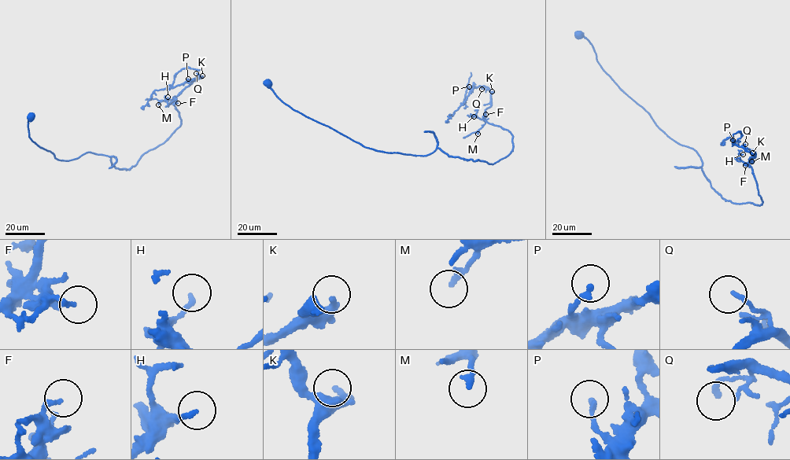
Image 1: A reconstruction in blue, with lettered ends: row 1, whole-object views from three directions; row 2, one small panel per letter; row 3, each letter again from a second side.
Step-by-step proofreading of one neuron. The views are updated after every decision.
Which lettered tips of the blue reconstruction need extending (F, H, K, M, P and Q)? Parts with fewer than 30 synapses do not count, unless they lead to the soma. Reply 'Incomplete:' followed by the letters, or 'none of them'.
Incomplete: none of them

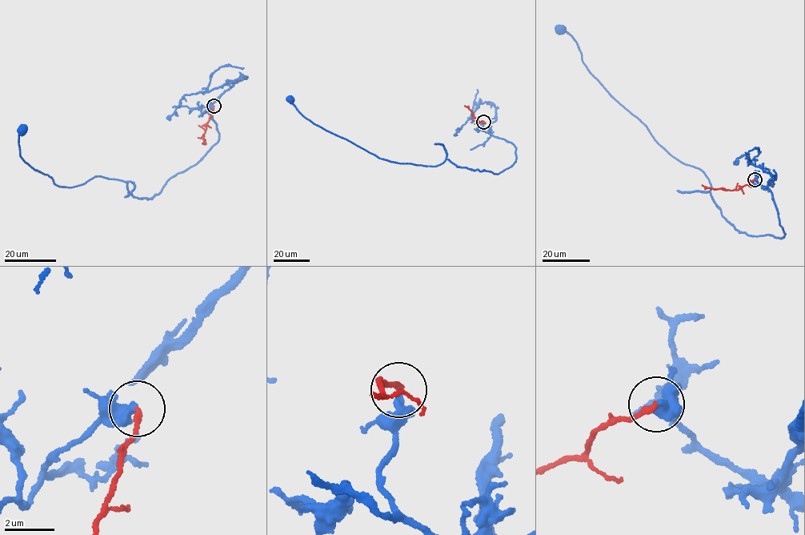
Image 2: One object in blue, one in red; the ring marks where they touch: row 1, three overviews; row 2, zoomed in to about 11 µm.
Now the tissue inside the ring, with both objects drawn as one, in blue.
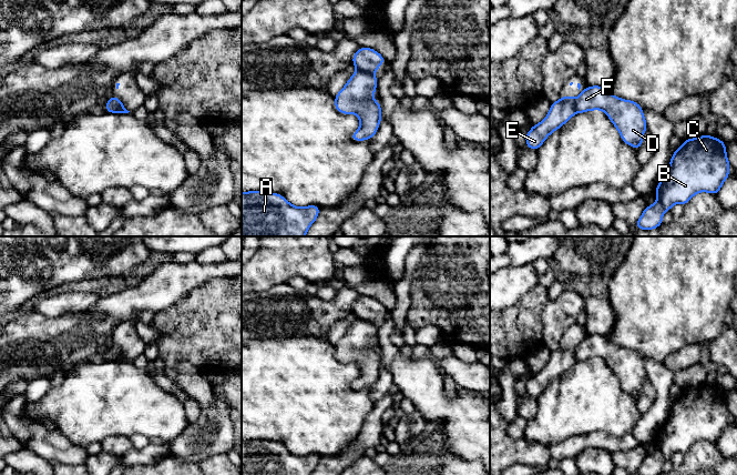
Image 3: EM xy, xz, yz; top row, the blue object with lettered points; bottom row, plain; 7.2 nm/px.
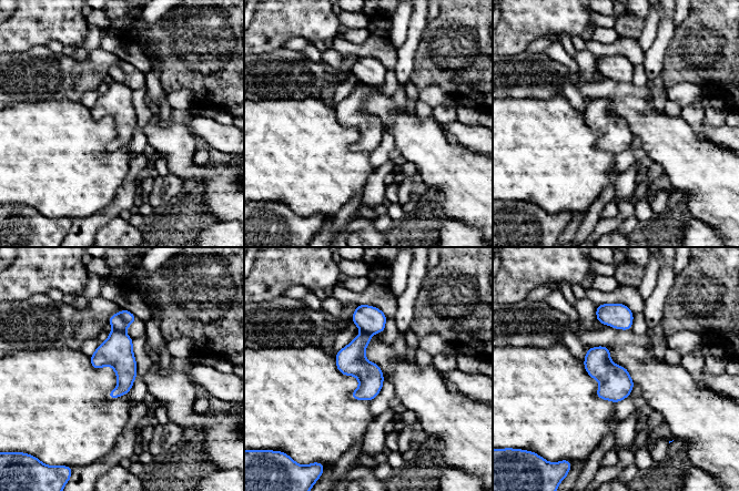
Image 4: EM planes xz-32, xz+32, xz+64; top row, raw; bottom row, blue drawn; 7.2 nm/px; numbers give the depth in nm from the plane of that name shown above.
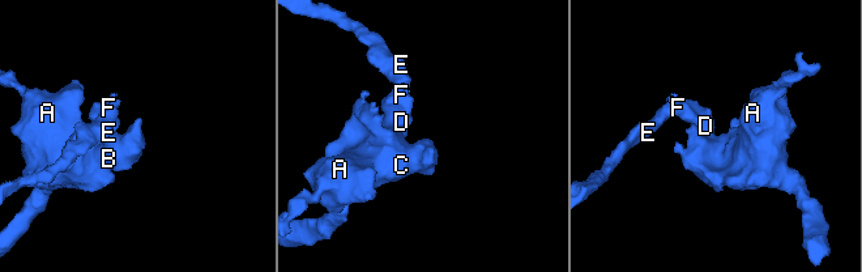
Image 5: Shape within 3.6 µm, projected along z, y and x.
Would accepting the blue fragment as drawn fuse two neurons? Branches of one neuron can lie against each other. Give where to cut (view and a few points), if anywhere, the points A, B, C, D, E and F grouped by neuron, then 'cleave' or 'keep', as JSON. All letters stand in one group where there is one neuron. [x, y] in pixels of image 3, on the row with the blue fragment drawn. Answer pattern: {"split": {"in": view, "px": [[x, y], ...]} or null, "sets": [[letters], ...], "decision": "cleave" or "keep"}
{"split": {"in": "xz", "px": [[358, 69], [372, 74]]}, "sets": [["A", "B", "C", "D", "F"], ["E"]], "decision": "cleave"}

